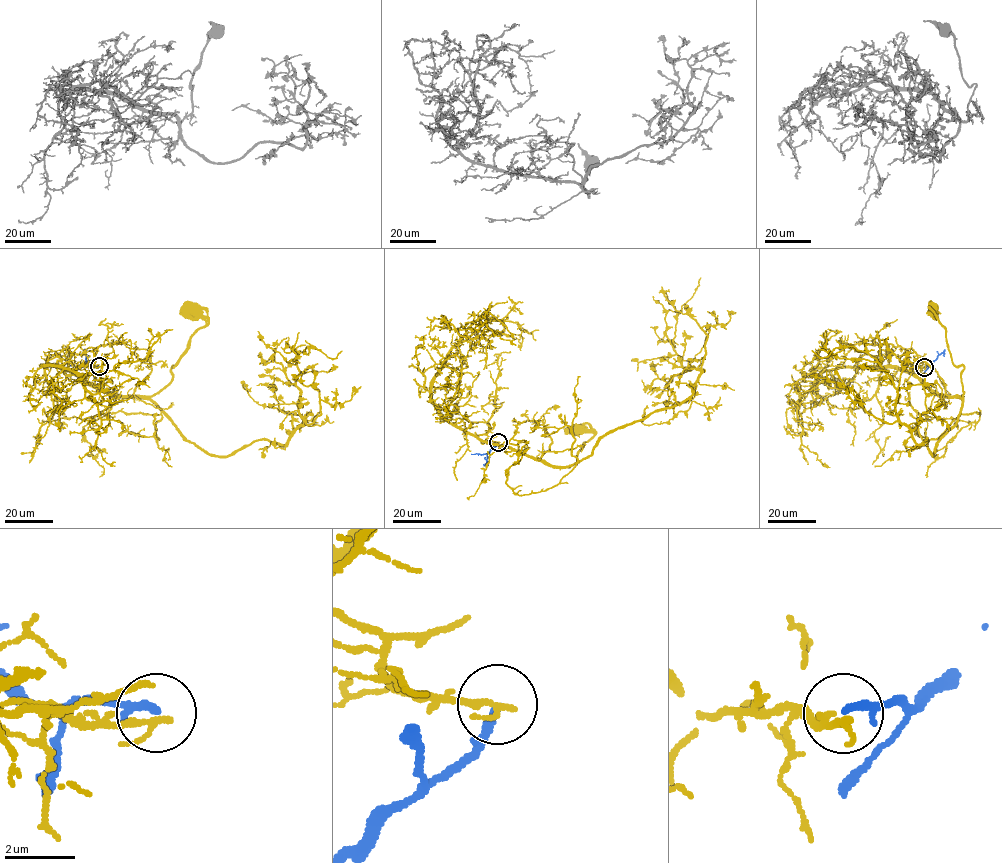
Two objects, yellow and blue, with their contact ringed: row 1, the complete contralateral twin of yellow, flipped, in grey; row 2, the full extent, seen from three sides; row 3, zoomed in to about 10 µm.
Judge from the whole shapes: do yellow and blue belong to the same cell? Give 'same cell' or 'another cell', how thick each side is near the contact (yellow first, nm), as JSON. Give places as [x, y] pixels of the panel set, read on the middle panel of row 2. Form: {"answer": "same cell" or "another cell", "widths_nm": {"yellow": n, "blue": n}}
{"answer": "another cell", "widths_nm": {"yellow": 170, "blue": 240}}

